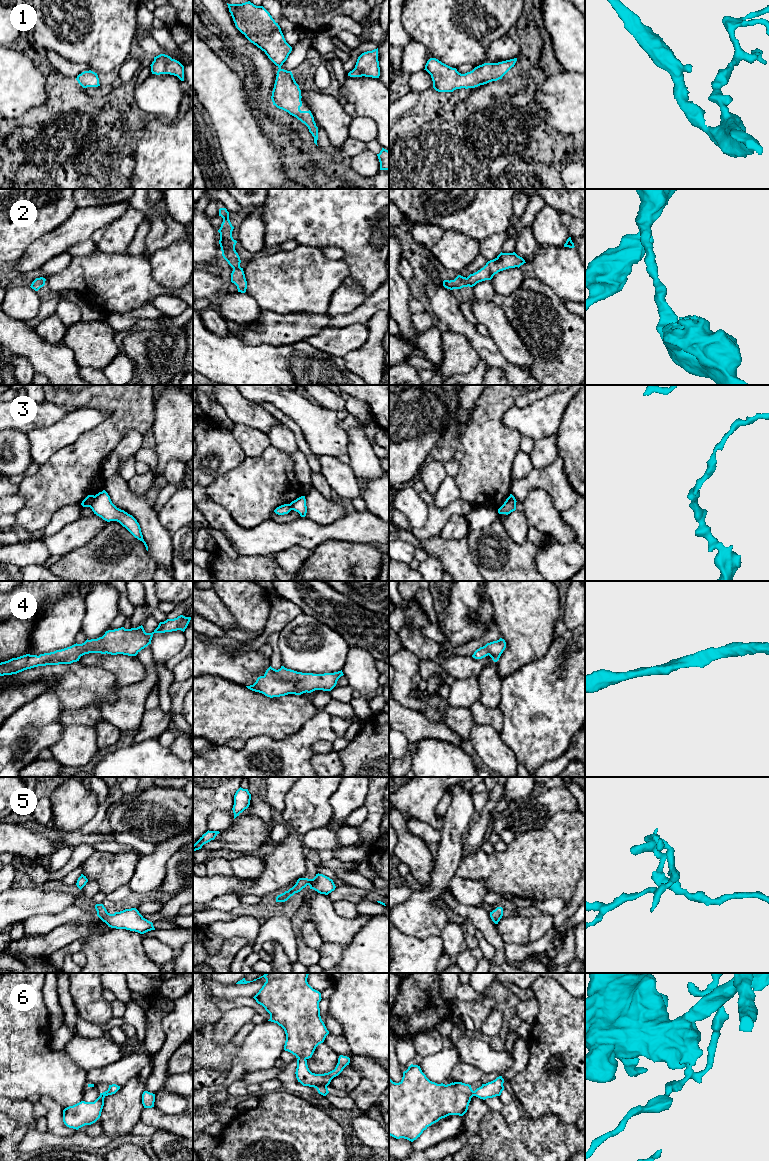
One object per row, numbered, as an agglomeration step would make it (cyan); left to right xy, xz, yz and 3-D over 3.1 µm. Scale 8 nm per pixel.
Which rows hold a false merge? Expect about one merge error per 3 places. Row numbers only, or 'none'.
3, 6

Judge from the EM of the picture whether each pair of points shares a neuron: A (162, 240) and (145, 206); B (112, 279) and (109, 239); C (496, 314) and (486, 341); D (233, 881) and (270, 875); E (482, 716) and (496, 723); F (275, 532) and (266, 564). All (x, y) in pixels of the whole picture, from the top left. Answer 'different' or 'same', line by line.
A: same
B: different
C: different
D: different
E: same
F: different

